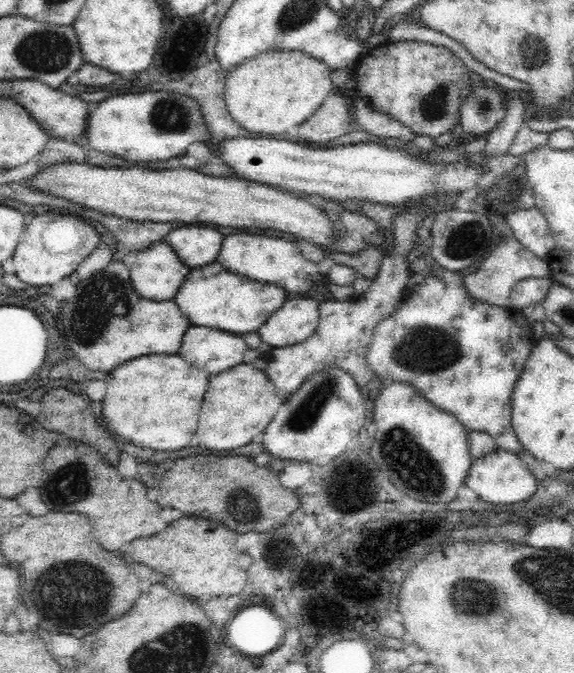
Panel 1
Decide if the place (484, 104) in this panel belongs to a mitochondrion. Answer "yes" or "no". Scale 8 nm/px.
yes

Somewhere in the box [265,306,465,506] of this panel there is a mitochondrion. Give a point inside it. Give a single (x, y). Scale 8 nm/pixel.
(404, 458)

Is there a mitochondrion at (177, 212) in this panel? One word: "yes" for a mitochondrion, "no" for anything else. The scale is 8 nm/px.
no

